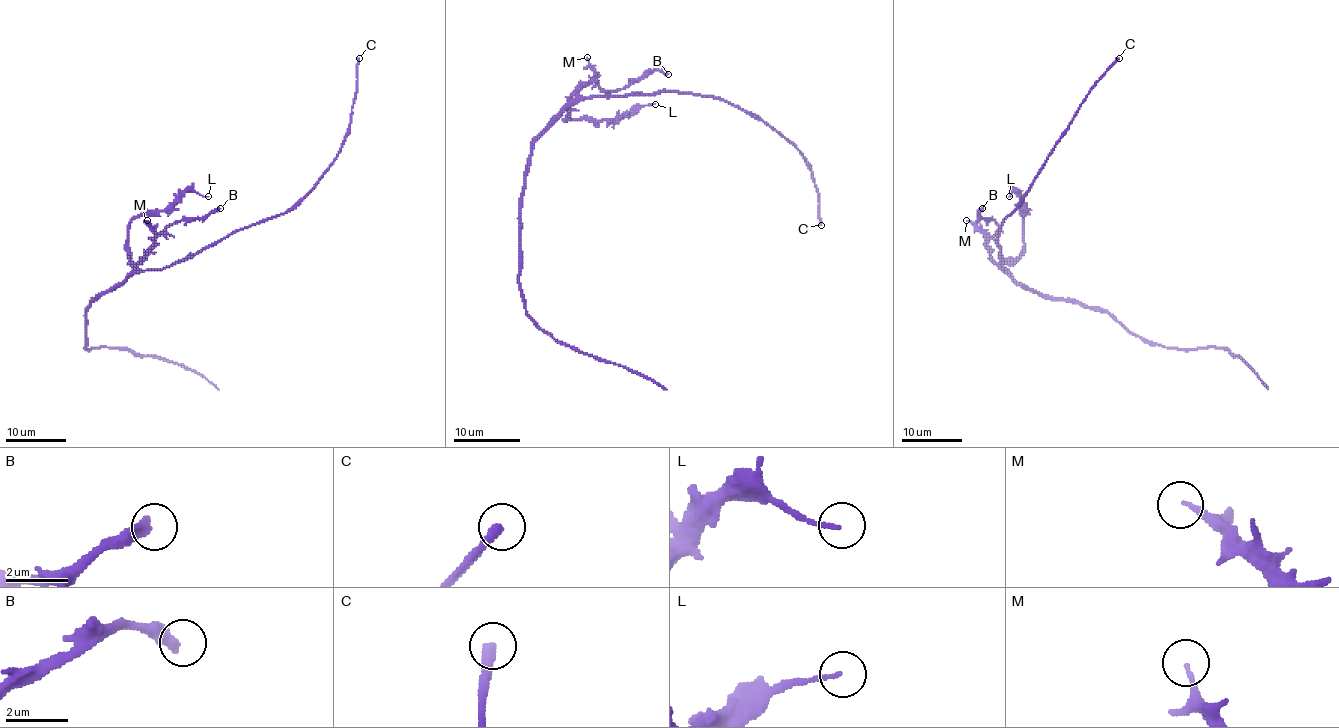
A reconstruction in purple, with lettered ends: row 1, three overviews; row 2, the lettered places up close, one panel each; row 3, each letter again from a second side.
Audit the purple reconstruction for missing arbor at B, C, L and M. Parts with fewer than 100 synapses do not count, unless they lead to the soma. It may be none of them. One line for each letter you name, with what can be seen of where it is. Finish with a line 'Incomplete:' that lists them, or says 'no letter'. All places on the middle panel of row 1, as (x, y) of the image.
C: (821, 225)
Incomplete: C

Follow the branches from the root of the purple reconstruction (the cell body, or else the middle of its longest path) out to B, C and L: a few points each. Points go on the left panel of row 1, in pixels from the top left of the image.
B: (133, 275), (153, 242), (168, 227), (181, 220), (202, 219), (220, 208)
C: (133, 275), (184, 261), (240, 230), (288, 211), (329, 166), (347, 135), (359, 58)
L: (133, 275), (136, 269), (131, 264), (128, 248), (128, 224), (145, 214), (166, 211), (186, 192), (208, 196)

